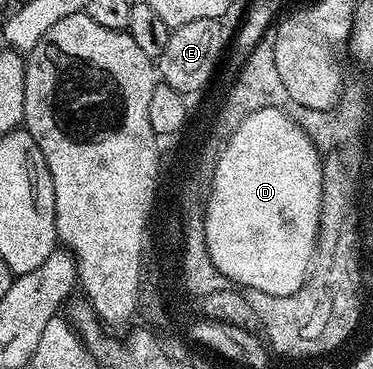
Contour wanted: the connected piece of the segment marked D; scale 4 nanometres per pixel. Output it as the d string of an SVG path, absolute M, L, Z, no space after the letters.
M272 107L254 112L251 118L246 119L246 128L240 130L236 143L228 150L221 149L219 151L222 167L216 178L215 193L218 196L218 201L208 218L208 225L205 227L206 244L214 268L237 287L264 290L270 296L290 296L294 292L298 292L298 288L302 288L302 284L307 280L308 271L312 269L312 263L316 257L316 238L320 235L320 209L326 189L323 182L323 164L320 150L317 149L316 143L312 141L309 131L304 126L303 128L300 127L286 111L287 109L281 109L281 107Z

